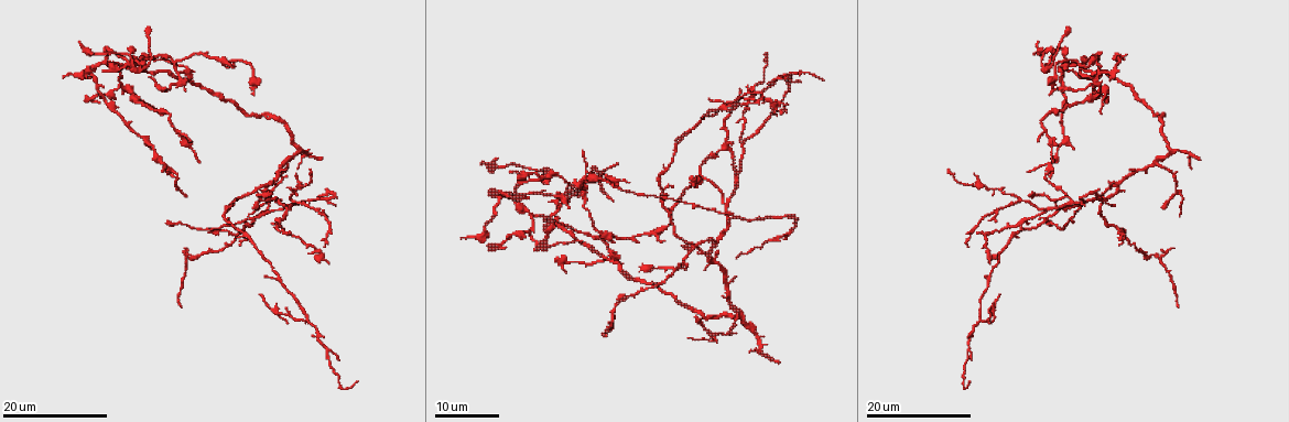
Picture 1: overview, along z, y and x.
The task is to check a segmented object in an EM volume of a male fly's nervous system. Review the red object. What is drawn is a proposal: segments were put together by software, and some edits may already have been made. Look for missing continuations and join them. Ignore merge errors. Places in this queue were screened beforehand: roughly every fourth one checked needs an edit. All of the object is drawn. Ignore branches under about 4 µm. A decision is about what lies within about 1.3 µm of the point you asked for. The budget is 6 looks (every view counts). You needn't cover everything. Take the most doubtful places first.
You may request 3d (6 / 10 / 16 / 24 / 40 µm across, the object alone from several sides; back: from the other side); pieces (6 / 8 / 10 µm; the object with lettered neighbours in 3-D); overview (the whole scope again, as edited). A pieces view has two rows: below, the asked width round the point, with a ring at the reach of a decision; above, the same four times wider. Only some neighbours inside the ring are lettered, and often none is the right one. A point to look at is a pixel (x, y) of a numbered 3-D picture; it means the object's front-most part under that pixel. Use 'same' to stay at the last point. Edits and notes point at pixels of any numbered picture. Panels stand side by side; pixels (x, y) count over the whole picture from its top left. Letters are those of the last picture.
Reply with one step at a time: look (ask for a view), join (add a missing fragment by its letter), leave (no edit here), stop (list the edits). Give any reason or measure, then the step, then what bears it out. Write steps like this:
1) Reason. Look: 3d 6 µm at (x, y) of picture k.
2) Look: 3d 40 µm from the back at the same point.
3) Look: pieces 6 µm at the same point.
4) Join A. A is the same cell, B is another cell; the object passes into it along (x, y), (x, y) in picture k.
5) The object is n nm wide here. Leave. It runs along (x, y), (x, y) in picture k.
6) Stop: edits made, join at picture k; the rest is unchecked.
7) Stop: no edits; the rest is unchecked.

An open end. Look: 3d 24 µm at (1198, 161) of picture 1.

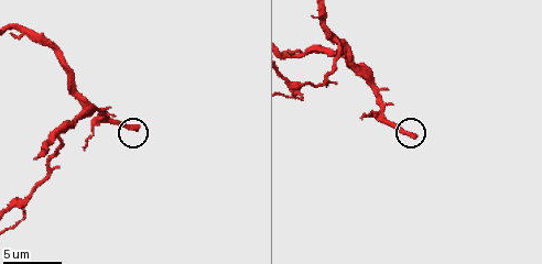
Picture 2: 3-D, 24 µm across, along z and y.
Look: pieces 8 µm at (414, 136) of picture 2.

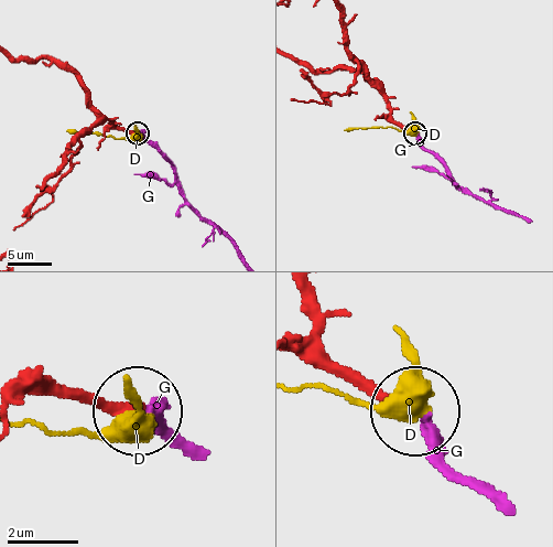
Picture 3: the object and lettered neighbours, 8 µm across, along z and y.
Join G. G is the same cell, D is another cell; it goes on there.

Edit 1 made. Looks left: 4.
Look: overview.

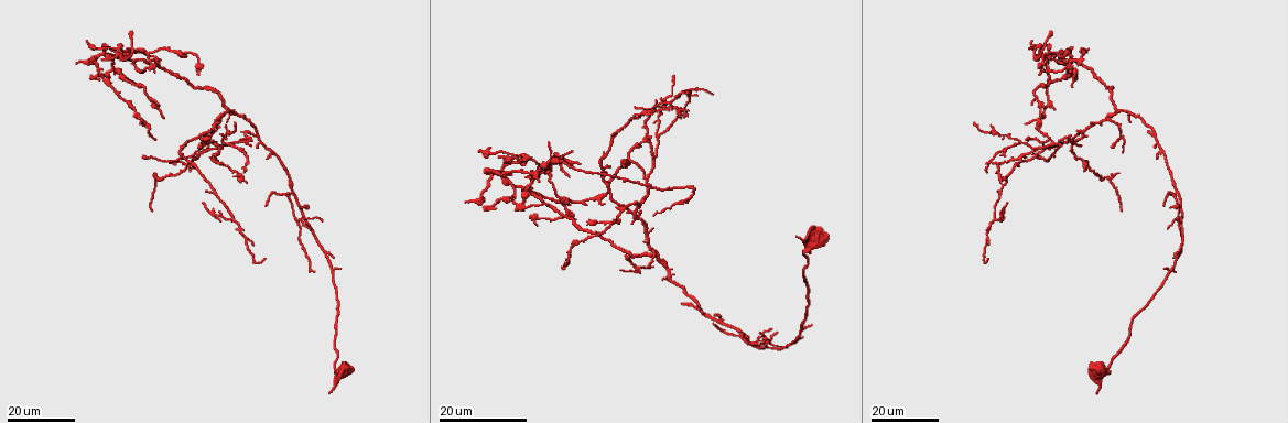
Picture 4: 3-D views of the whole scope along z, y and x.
An open end. Look: 3d 16 µm at (702, 311) of picture 4.

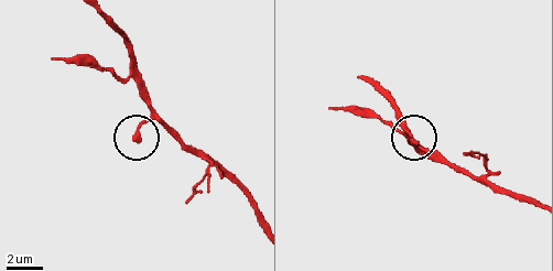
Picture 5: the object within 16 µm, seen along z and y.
Look: pieces 8 µm at (135, 140) of picture 5.

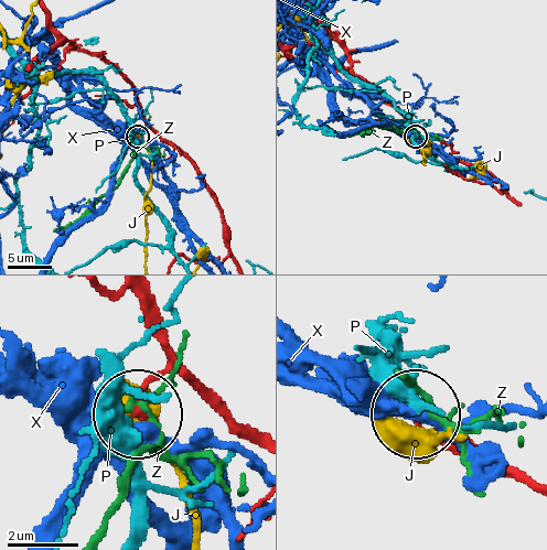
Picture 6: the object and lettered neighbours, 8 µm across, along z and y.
The object is 270 nm wide here. Leave. J, P, X and Z are other cells; it runs along (135, 298), (164, 359), (138, 410) in picture 6; none of them fits.

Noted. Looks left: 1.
Stop: edits made, join at picture 3; the rest is unchecked.

